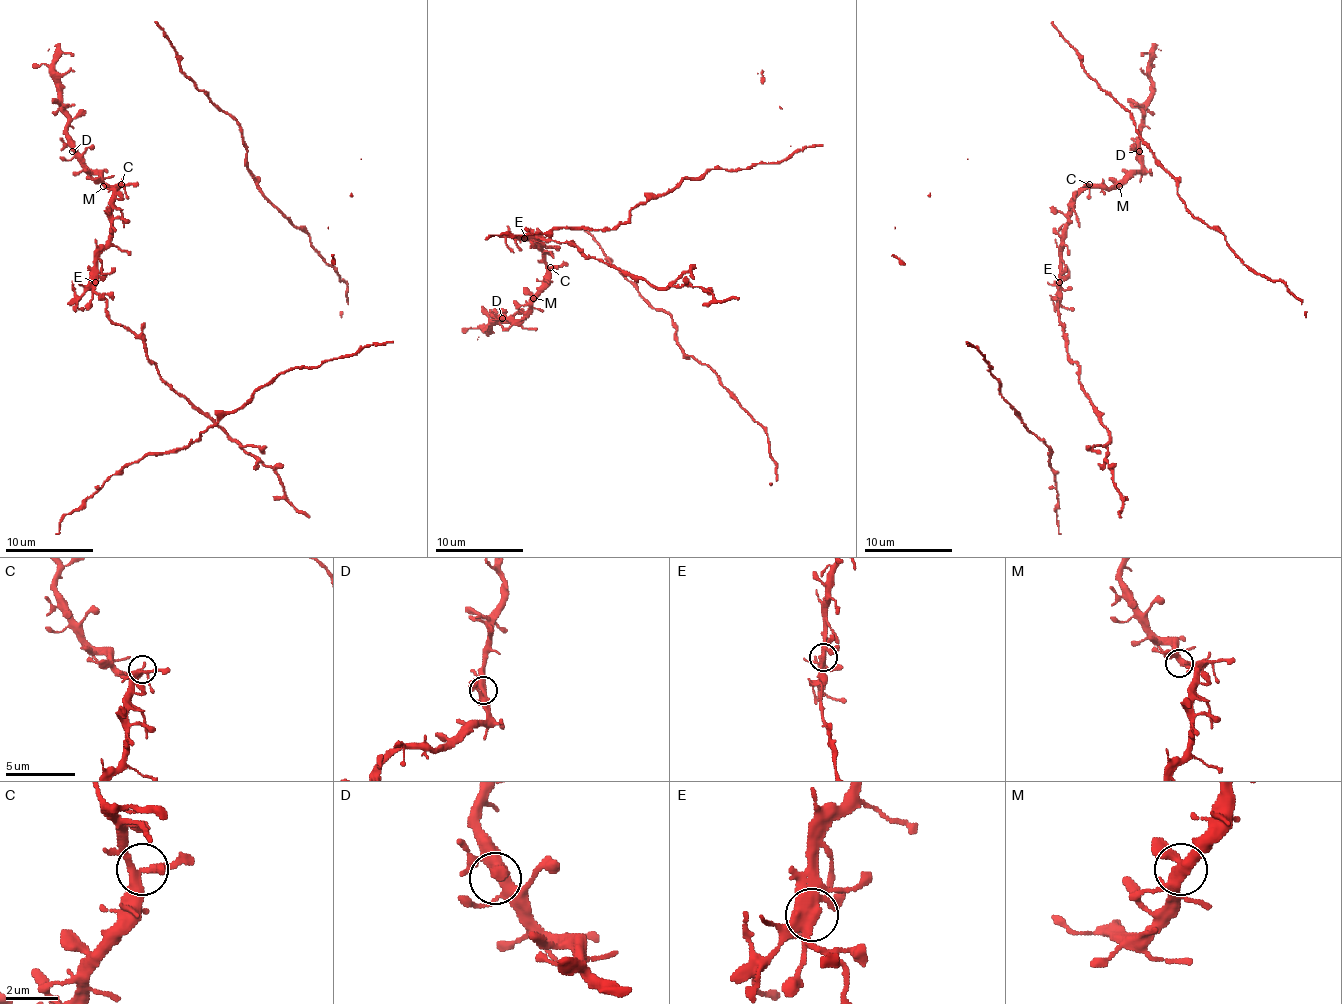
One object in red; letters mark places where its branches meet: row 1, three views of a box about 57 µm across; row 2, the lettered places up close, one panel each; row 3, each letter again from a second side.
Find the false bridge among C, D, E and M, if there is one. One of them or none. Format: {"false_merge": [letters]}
{"false_merge": ["E"]}

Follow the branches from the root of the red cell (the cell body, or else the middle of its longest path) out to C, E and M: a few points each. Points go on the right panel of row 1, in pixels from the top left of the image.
C: (1058, 309), (1060, 245), (1069, 203), (1089, 184)
E: (1058, 309), (1060, 282)
M: (1058, 309), (1060, 245), (1069, 206), (1086, 188), (1119, 186)

